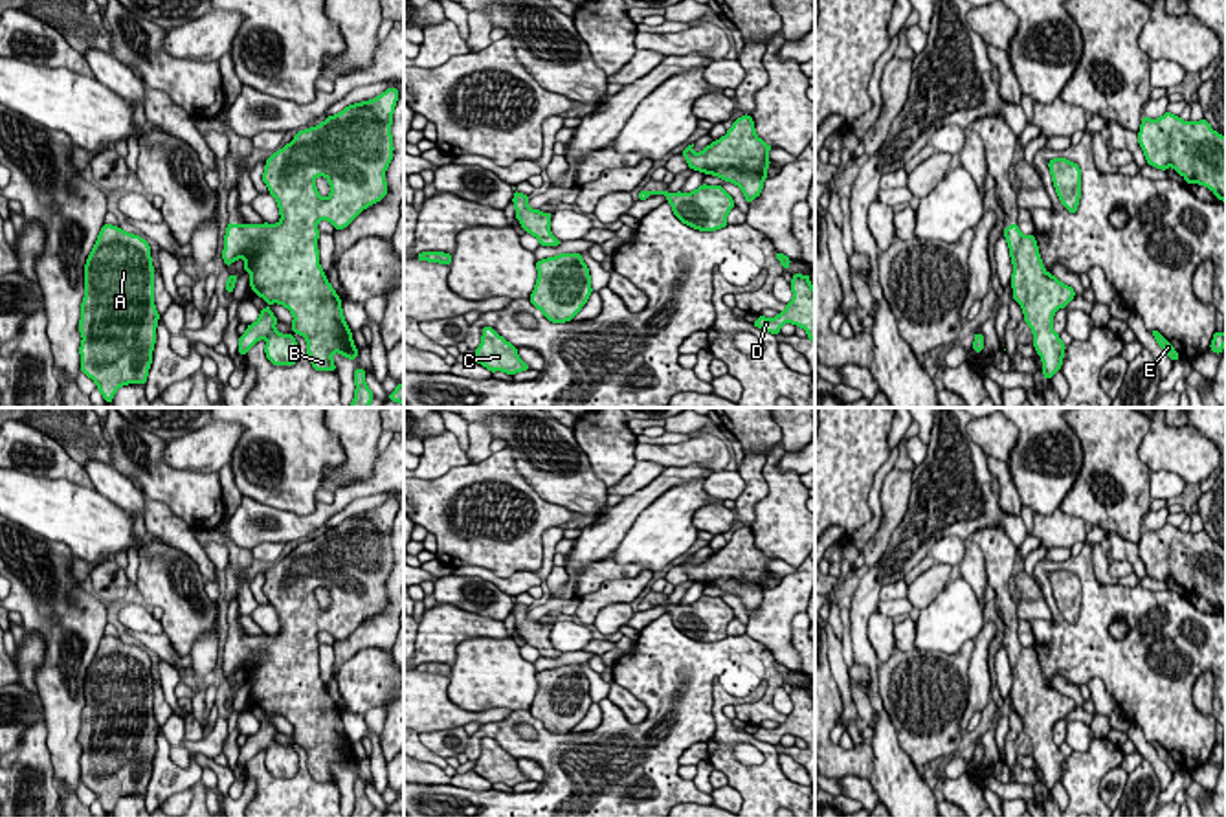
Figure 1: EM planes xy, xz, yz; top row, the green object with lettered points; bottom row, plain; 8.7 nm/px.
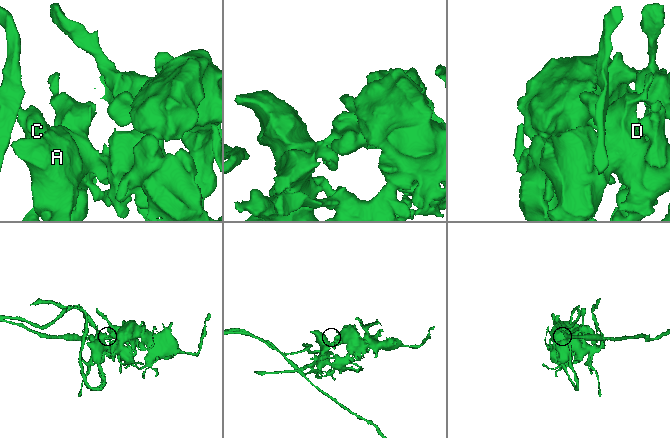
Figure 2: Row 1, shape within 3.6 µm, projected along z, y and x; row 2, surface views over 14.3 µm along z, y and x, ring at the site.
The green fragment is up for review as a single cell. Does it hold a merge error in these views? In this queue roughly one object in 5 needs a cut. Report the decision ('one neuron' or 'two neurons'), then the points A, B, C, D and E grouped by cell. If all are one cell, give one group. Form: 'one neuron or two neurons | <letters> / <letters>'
one neuron | A B C D E

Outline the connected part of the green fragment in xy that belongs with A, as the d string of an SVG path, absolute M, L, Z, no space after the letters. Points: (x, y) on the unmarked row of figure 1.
M103 635L84 676L84 709L81 714L79 744L83 747L81 782L90 788L110 815L116 802L127 795L143 795L152 775L156 736L154 679L145 650L117 637Z

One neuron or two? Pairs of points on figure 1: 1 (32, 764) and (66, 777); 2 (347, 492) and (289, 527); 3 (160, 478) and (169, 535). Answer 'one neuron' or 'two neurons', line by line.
1: two neurons
2: one neuron
3: two neurons

